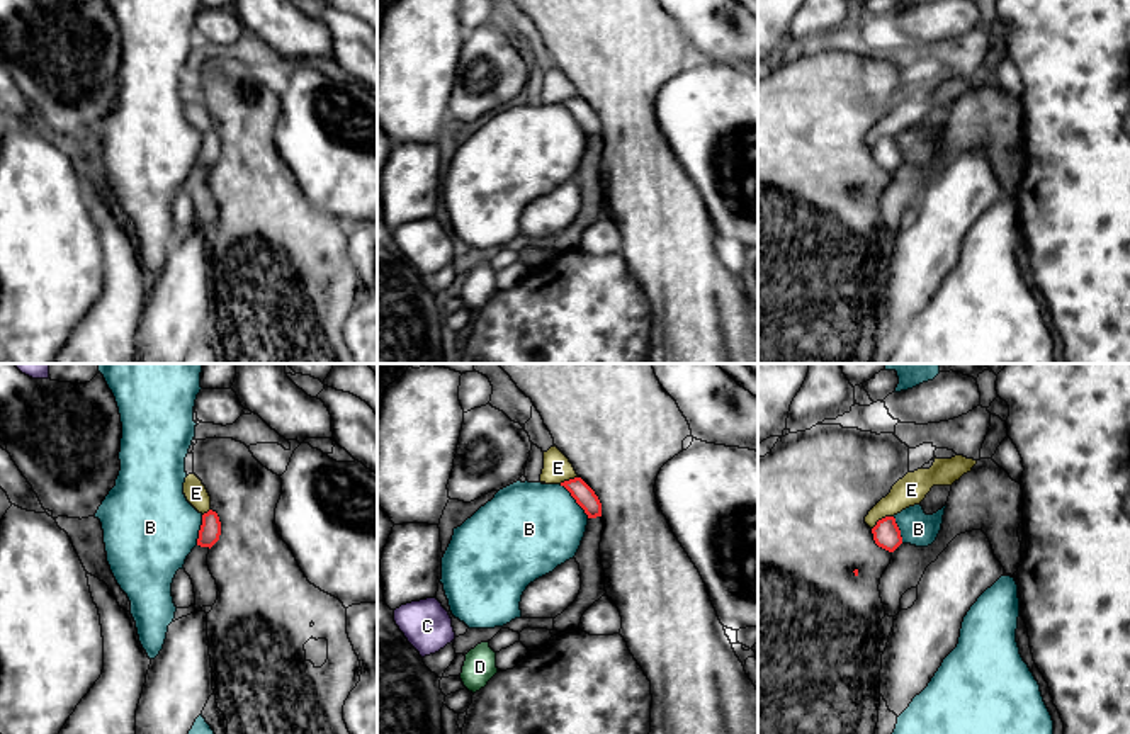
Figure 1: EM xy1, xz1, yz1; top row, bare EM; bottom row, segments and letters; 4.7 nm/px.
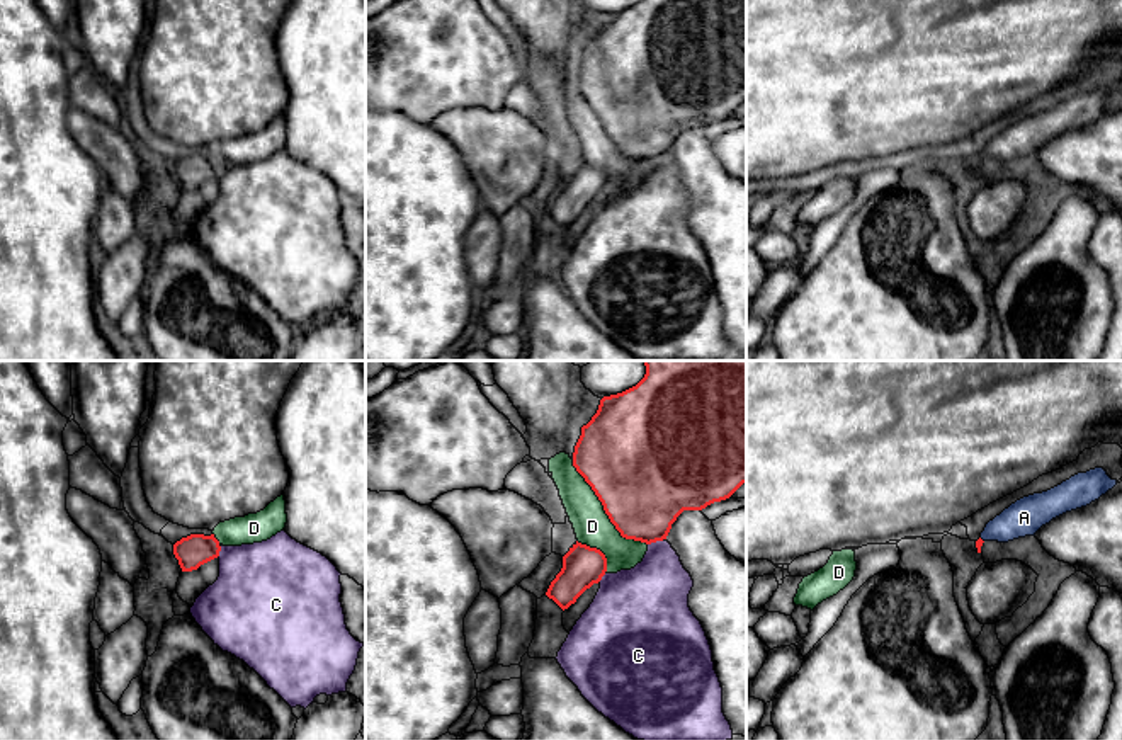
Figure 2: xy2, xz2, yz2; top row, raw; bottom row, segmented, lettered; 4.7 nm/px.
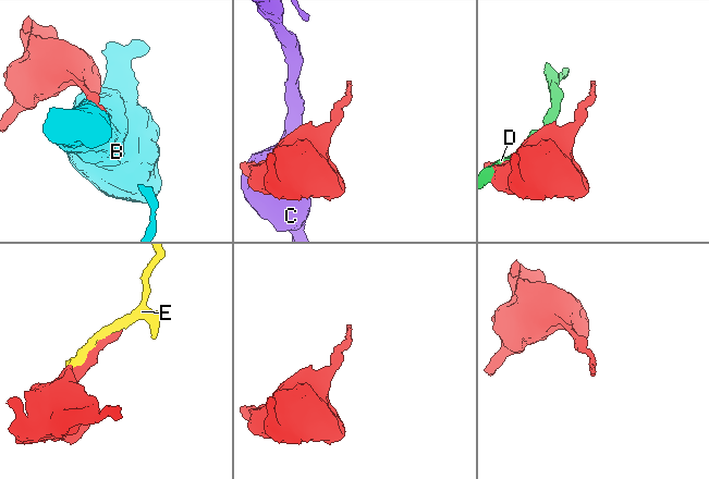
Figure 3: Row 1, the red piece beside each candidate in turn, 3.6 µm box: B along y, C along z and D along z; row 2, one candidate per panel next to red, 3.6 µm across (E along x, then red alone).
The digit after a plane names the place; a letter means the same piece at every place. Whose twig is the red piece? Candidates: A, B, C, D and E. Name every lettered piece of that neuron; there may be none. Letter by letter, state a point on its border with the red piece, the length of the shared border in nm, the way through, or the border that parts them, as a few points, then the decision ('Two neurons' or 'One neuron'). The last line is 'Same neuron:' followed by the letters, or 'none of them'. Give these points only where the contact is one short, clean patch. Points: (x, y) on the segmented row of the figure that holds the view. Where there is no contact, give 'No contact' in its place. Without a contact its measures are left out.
A: Touches red at yz2 (981, 540). Shared border 30 nm. Path across: yz2 (980, 541), (981, 540), (1024, 518). One neuron
B: Touches red at xz1 (575, 498). Shared border 220 nm. Boundary: xz1 (559, 485), (588, 517). Two neurons
C: Touches red at xz2 (655, 541). Shared border 90 nm. Two neurons
D: Touches red at xz2 (604, 509). Shared border 550 nm. Two neurons
E: Touches red at yz1 (882, 519). Shared border 120 nm. Two neurons
Same neuron: A

